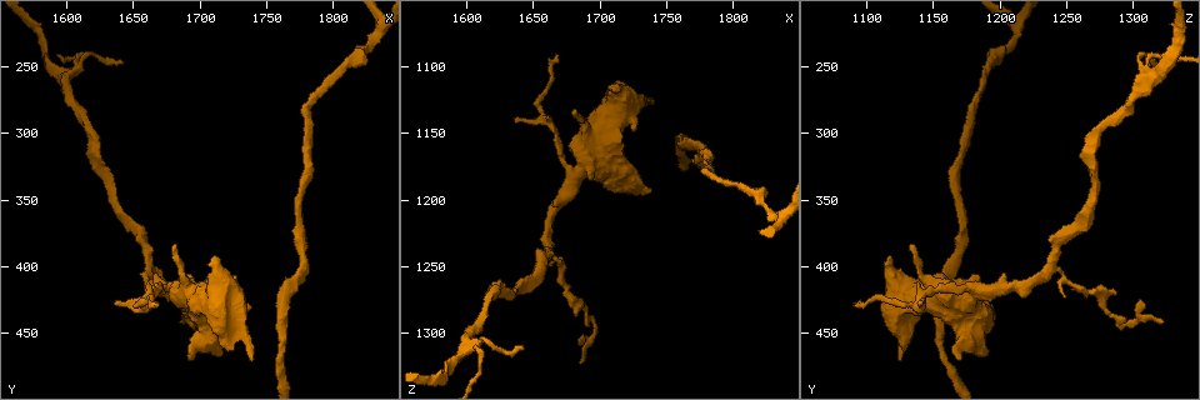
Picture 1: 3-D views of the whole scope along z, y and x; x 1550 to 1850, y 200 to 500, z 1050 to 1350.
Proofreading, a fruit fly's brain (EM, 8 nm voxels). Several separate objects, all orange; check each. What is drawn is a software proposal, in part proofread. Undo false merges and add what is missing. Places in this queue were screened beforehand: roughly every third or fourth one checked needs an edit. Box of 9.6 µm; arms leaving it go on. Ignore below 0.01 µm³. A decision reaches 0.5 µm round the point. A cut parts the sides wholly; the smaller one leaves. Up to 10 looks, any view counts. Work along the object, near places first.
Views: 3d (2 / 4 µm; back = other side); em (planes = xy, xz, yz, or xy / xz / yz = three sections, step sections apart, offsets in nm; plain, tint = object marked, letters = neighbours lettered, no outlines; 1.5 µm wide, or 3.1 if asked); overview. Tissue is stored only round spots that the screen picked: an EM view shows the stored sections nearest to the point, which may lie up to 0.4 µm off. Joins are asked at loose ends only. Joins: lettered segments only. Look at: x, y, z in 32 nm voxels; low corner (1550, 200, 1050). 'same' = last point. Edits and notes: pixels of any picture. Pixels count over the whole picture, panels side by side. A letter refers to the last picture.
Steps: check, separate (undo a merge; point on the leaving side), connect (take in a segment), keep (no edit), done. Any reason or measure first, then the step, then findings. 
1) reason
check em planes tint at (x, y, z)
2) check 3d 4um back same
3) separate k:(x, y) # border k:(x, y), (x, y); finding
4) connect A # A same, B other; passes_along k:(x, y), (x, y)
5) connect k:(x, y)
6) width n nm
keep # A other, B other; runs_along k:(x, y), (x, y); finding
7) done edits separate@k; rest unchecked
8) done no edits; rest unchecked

stops while still wide
check 3d 4um at (1712, 466, 1194)

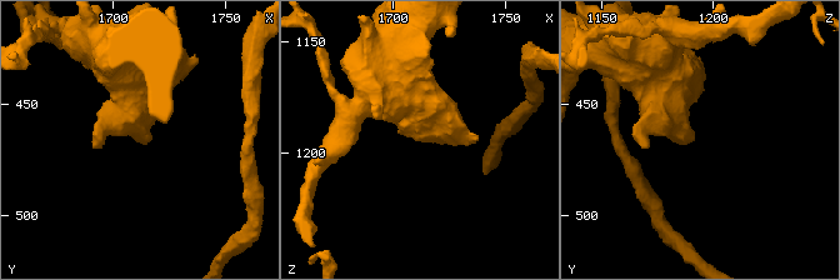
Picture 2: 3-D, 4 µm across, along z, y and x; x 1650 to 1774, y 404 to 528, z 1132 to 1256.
shape alone is not enough
check em planes letters at (1714, 466, 1191)

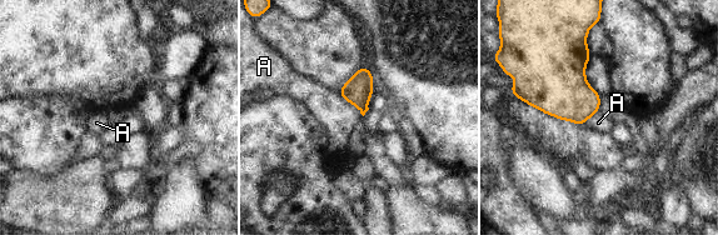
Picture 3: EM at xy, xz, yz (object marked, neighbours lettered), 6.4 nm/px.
keep # A other; border 3:(337, 93), (363, 115); no lettered segment goes on from it

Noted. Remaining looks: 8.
branch point
check 3d 2um at (1662, 402, 1234)

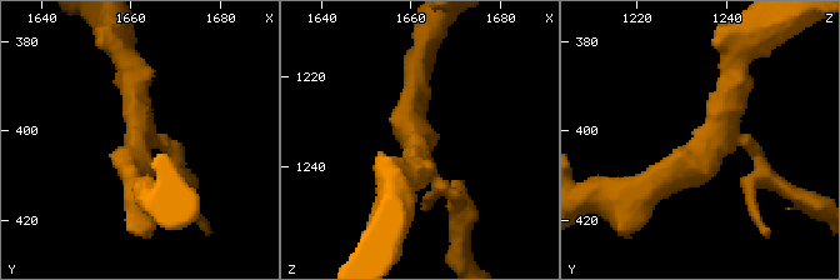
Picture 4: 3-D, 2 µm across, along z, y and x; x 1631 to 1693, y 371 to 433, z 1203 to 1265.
check em yz step 4 tint at (1661, 403, 1235)

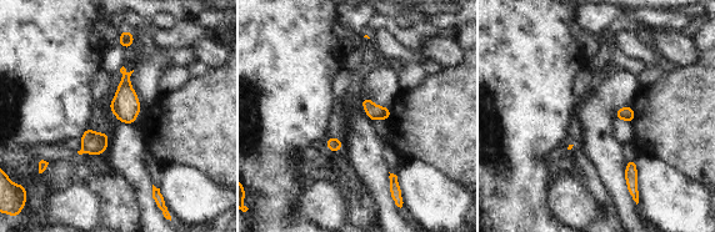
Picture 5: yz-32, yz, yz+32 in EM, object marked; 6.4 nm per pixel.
check em yz step 4 letters same

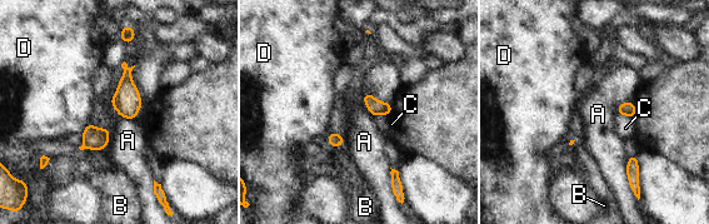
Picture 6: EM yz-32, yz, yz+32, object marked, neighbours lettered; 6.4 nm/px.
width 70 nm
keep # A other, B other, C other, D other; border 6:(43, 155), (40, 158), (40, 169); one neuron here

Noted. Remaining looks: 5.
free end
check 3d 4um at (1668, 428, 1092)

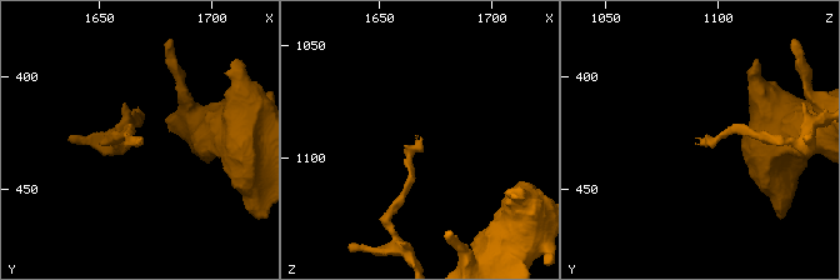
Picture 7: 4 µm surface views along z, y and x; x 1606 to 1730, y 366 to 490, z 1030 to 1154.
check em xz step 8 letters at (1670, 428, 1091)

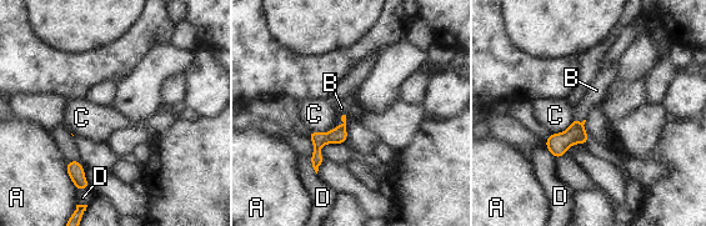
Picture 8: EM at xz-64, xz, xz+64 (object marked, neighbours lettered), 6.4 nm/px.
another direction
check em planes letters same

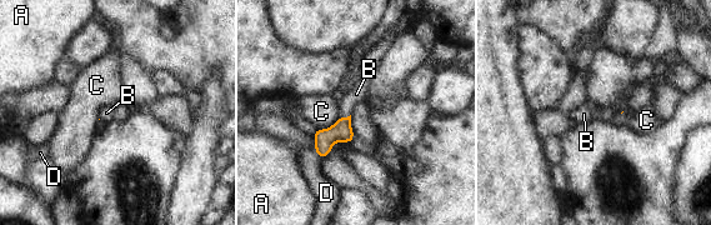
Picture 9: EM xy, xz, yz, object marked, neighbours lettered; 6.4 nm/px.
connect B # A other, B same, C other, D other; passes_along 9:(341, 130), (345, 118), (356, 94); it goes on there

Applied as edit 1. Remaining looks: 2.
thin end
check em planes letters at (1642, 244, 1310)

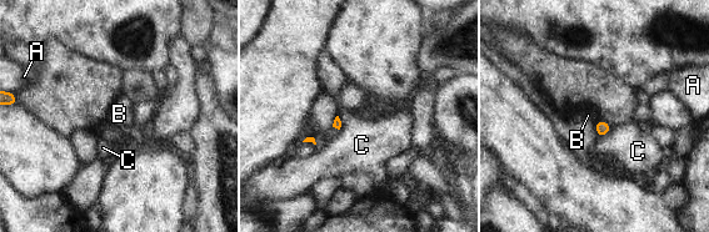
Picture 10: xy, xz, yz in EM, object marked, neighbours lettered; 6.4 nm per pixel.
keep # A other, B other, C other; none of them fits

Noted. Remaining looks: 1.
done edits connect@9; rest unchecked

